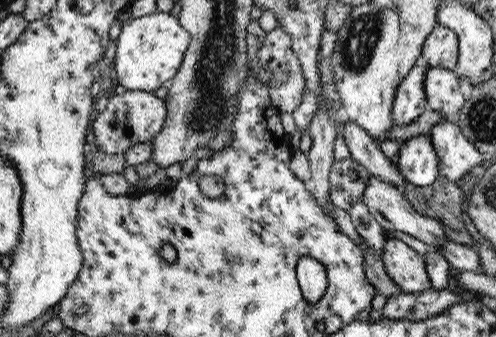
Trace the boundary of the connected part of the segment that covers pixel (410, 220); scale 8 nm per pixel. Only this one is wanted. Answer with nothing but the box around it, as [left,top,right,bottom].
[363,176,447,253]

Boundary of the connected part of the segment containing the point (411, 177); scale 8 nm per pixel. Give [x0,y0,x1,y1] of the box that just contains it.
[398,134,438,186]

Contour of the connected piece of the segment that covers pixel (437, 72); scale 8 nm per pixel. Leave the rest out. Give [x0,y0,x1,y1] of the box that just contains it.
[424,67,464,122]

